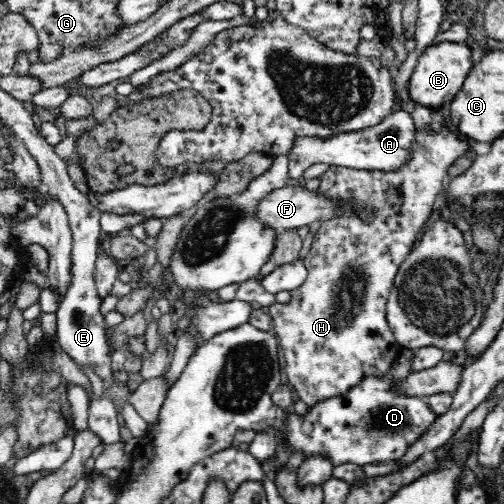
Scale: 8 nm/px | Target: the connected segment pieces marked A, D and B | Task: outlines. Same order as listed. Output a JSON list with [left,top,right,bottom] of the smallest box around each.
[[286,108,416,179],[273,348,439,468],[409,40,472,109]]

